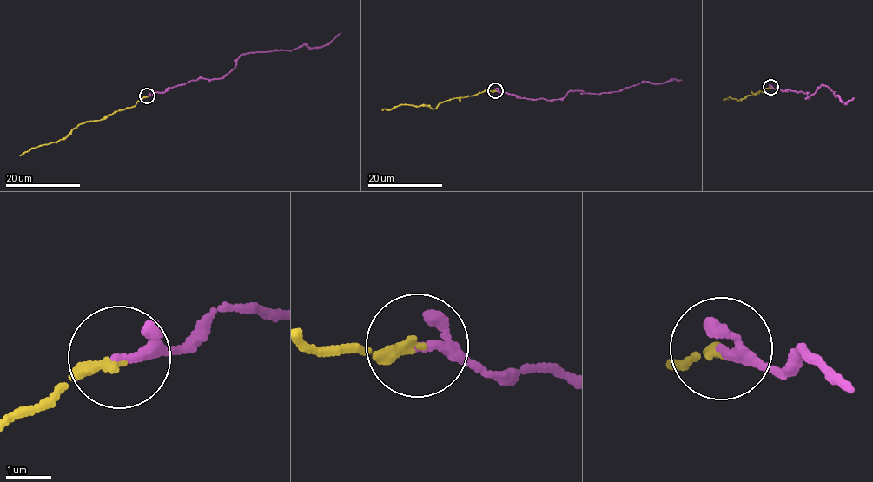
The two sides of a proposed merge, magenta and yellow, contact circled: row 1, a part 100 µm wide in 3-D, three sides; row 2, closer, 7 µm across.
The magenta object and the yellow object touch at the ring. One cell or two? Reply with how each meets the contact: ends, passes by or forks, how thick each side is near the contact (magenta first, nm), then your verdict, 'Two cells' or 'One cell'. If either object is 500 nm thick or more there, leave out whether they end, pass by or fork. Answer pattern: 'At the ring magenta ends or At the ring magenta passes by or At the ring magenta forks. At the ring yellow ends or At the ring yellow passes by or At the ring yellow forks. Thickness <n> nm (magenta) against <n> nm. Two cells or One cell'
At the ring magenta passes by. At the ring yellow ends. Thickness 160 nm (magenta) against 220 nm. One cell

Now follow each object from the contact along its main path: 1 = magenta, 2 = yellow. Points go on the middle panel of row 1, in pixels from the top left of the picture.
1: (495, 90), (548, 100), (563, 98), (572, 90), (618, 91), (646, 81), (681, 80)
2: (494, 90), (484, 90), (475, 95), (439, 102), (434, 108), (426, 105), (407, 104), (382, 110)

